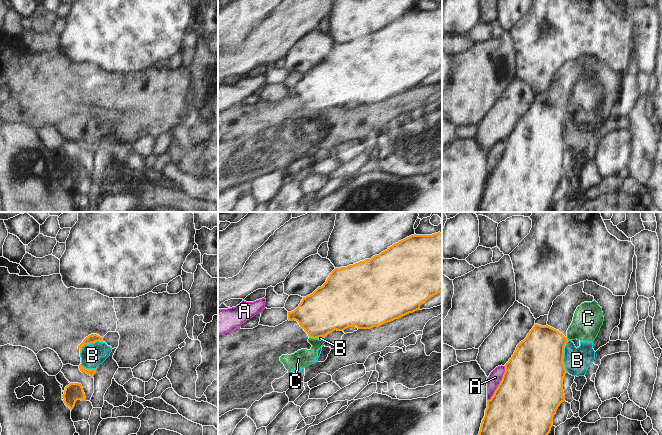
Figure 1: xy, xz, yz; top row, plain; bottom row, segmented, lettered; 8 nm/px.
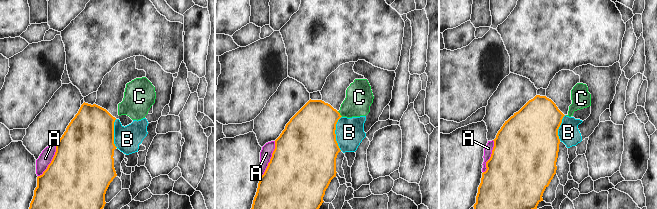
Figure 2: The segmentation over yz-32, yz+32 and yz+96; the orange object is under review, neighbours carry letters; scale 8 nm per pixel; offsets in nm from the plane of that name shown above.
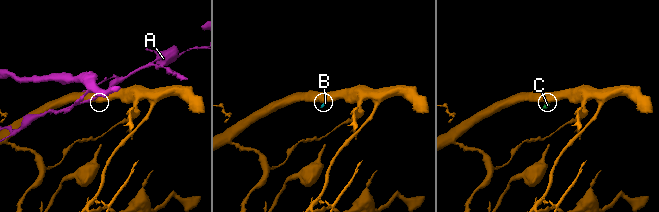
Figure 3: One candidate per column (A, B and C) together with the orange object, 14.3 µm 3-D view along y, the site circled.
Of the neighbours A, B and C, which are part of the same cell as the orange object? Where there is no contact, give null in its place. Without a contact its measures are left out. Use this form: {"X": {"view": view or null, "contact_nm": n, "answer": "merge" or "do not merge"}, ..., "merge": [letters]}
{"A": {"view": "yz", "contact_nm": 320, "answer": "do not merge"}, "B": {"view": "yz", "contact_nm": 260, "answer": "do not merge"}, "C": {"view": "xz", "contact_nm": 60, "answer": "do not merge"}, "merge": []}

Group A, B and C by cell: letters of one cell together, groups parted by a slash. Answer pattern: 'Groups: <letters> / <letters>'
Groups: A / B C.

